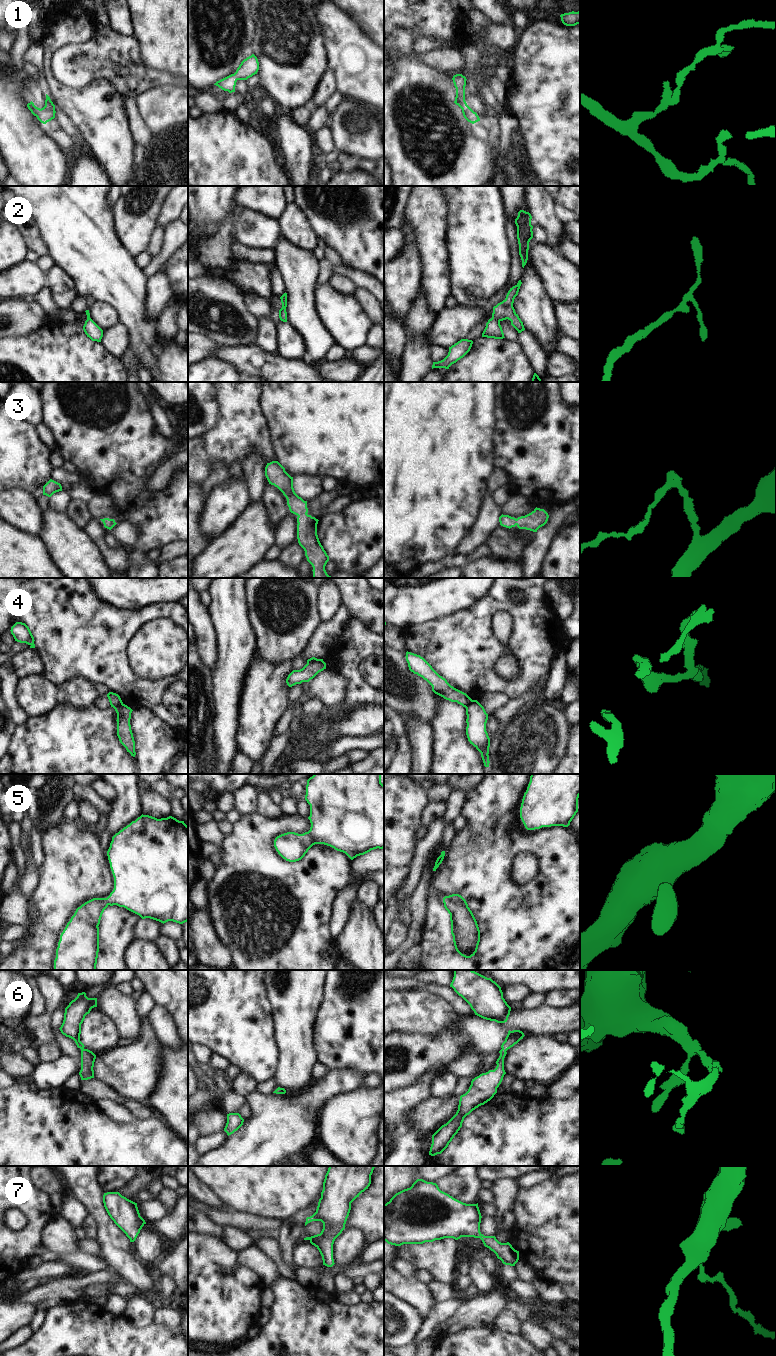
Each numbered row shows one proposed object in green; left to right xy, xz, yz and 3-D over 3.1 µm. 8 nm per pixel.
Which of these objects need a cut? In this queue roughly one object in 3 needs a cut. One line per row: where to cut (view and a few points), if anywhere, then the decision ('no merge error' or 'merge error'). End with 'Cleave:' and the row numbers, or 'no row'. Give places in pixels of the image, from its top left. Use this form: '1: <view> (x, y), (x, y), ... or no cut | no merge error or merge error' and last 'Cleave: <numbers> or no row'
1: no cut | no merge error
2: no cut | no merge error
3: no cut | no merge error
4: xy (122, 702), (114, 708) | merge error
5: no cut | no merge error
6: no cut | no merge error
7: no cut | no merge error
Cleave: 4

